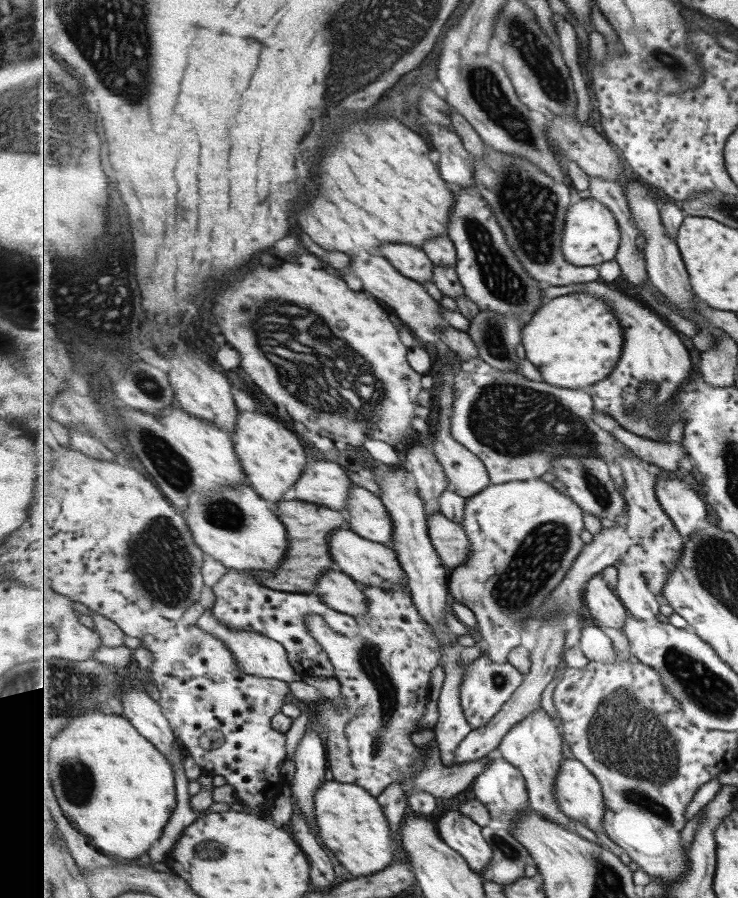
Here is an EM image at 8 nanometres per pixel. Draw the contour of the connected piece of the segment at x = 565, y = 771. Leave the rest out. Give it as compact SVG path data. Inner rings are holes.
M564 758L557 778L560 809L593 832L604 829L605 797L601 781L580 761Z

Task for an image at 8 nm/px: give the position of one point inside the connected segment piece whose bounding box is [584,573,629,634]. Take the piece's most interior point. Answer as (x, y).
(606, 608)

